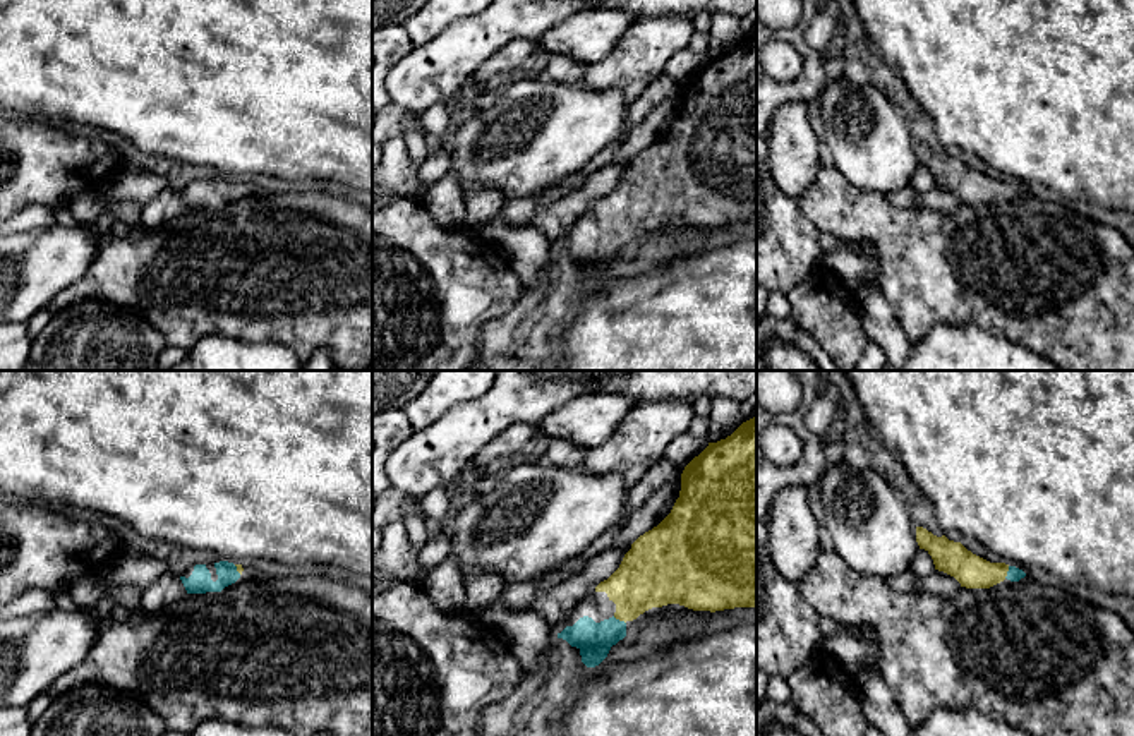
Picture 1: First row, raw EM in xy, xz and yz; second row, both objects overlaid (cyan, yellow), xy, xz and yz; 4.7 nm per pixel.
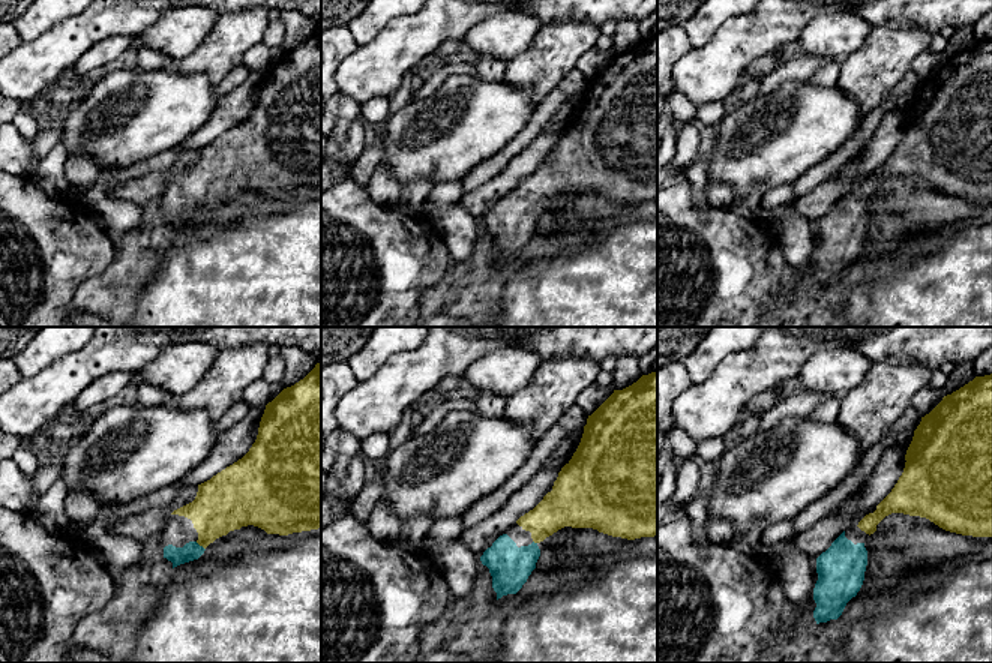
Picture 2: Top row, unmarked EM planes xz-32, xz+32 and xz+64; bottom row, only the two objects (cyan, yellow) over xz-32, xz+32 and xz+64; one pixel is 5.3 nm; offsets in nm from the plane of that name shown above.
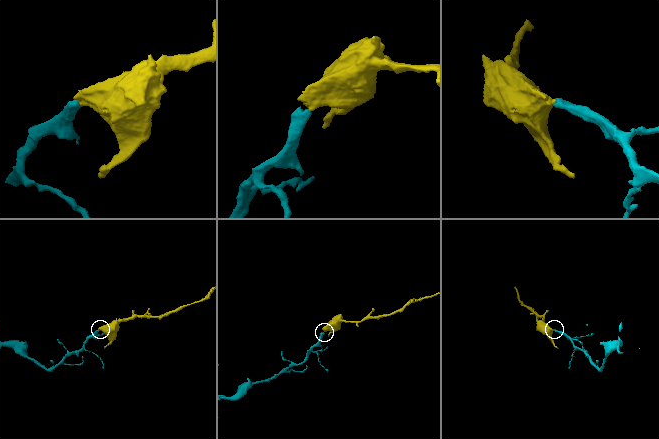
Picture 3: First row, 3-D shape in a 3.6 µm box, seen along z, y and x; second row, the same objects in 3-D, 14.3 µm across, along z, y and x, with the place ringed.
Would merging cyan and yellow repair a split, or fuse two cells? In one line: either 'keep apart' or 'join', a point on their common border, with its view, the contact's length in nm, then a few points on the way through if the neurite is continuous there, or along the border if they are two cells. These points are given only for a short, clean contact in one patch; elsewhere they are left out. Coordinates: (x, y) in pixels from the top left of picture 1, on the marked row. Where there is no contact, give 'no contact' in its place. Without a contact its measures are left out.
join | xz (618, 620) | 70 nm | across xz (594, 640), (618, 620), (633, 592), (649, 577)

